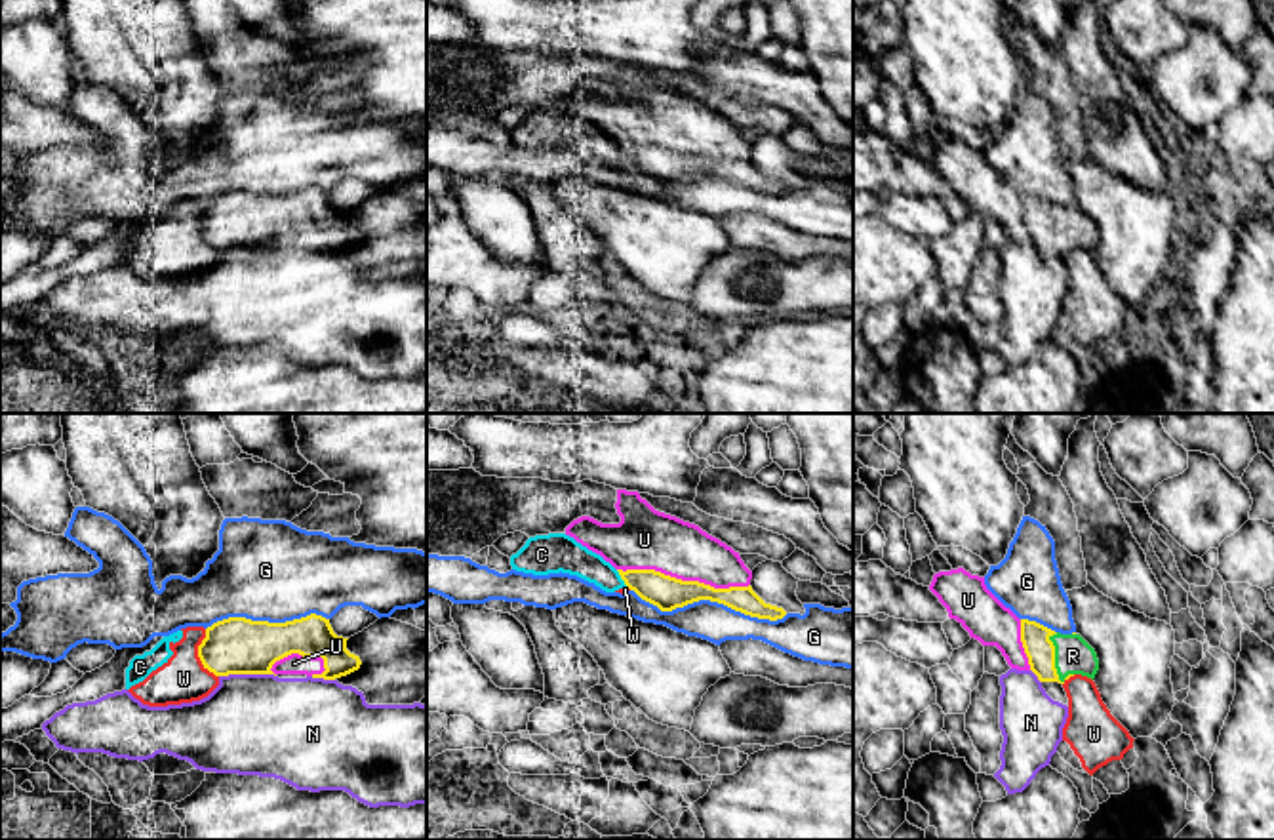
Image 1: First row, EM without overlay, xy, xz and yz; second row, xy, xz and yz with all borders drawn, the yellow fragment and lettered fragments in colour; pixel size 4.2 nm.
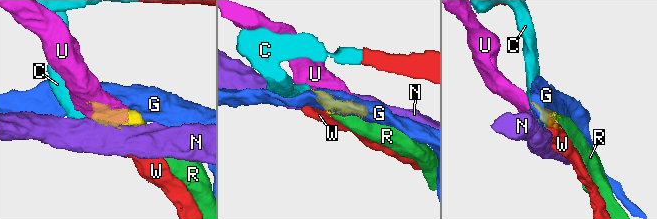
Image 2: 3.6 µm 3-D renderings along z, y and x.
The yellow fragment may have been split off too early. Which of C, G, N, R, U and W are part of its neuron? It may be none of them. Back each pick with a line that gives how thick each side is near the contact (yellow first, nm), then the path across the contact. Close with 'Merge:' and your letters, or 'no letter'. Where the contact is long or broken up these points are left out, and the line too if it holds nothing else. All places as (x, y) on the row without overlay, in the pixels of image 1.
R: 120/160 nm
U: 150/260 nm
Merge: R, U

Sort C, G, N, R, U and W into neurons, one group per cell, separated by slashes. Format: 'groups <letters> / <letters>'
groups C W / G / N / R U

